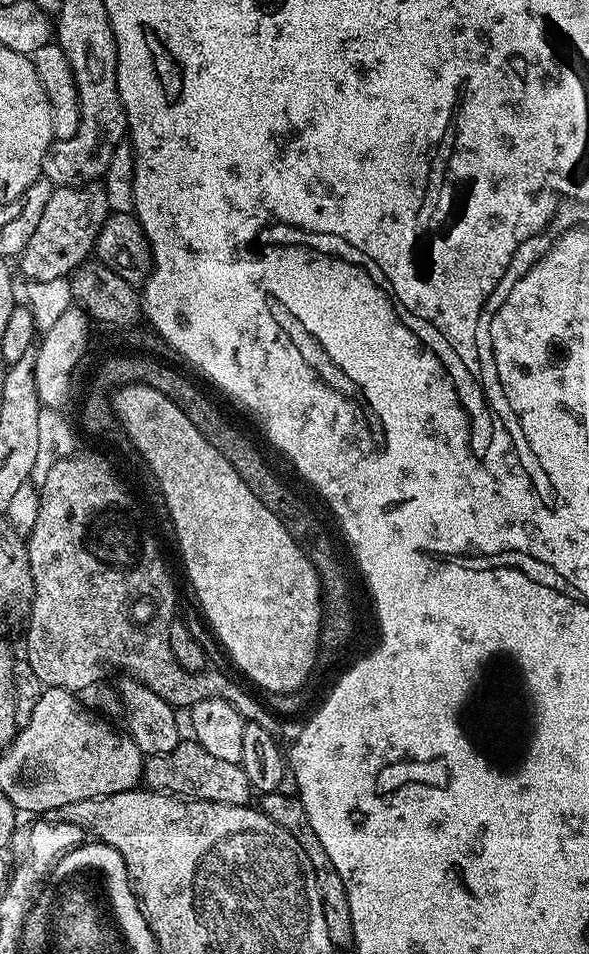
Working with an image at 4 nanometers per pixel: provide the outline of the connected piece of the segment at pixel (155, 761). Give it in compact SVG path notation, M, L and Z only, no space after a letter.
M191 738L181 739L180 744L166 754L147 757L142 780L153 792L166 792L189 800L205 800L219 804L248 804L251 796L254 796L250 778L246 778L244 769L239 764L214 758L214 754L202 750L202 746Z

